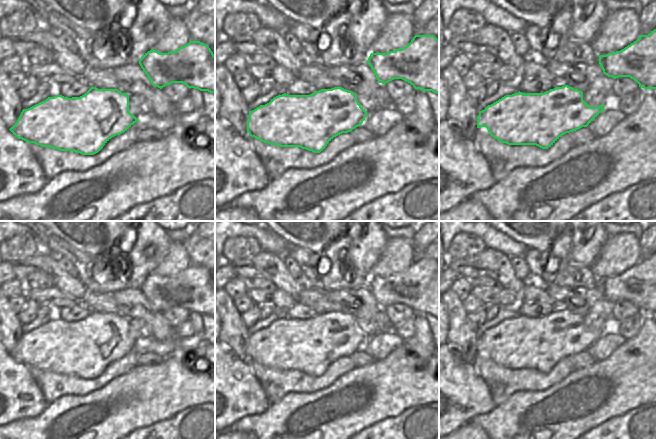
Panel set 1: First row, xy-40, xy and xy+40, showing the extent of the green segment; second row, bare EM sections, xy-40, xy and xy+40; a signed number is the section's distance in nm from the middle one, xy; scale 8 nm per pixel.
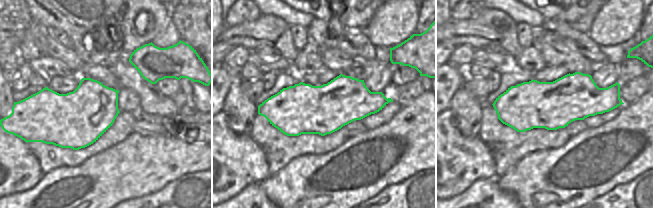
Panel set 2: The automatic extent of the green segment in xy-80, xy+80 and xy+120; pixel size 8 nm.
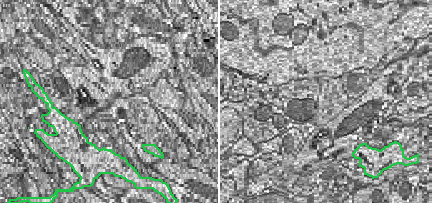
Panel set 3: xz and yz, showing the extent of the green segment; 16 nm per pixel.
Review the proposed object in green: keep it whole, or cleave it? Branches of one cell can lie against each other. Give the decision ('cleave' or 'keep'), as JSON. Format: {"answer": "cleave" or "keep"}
{"answer": "cleave"}

